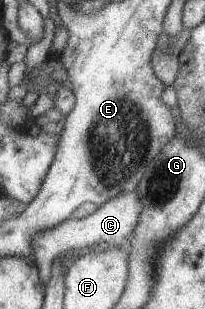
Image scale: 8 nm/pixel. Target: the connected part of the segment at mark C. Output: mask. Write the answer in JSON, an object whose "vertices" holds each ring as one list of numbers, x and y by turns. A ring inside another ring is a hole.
{"vertices":[[129,190,115,194,115,197,110,197,88,216,81,219,68,218,54,225,53,228,36,233,29,243,33,252,33,260,39,270,41,283,45,286,48,282,54,258,67,257,73,250,98,248,98,246,119,246,125,248,129,255,129,238,138,222,140,213,140,197,136,191]]}

